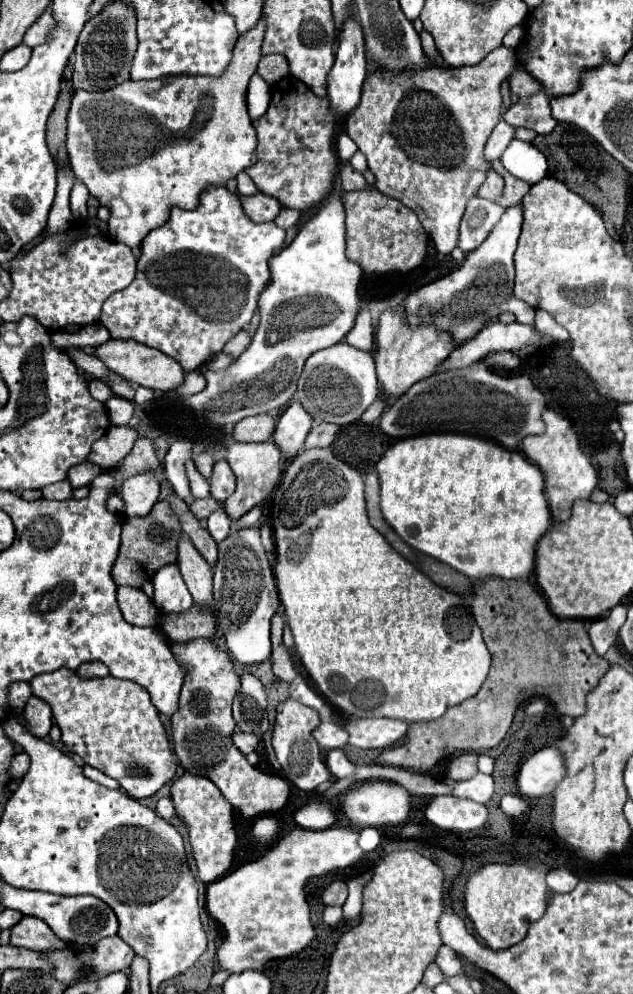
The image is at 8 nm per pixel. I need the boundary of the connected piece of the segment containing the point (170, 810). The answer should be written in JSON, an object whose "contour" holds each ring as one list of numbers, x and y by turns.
{"contour":[[162,797,156,805,156,813,162,817,162,819,170,819,174,815,174,803,170,797]]}

